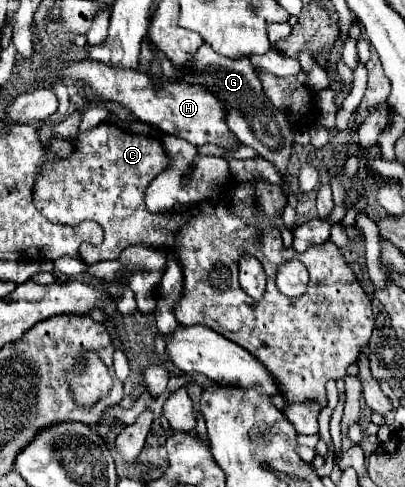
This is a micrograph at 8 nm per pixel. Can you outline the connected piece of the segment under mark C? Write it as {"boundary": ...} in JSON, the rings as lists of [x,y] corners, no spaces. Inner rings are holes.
{"boundary":[[[100,123],[96,129],[90,129],[86,133],[78,133],[72,143],[76,145],[72,157],[58,159],[54,163],[48,163],[42,173],[36,179],[34,185],[34,205],[36,209],[50,221],[50,223],[62,223],[70,227],[78,227],[82,221],[96,221],[104,231],[104,241],[100,245],[80,245],[80,257],[86,265],[96,265],[100,261],[116,261],[120,253],[130,245],[144,245],[152,249],[168,249],[178,255],[178,261],[182,263],[182,275],[184,275],[184,293],[174,303],[172,311],[182,327],[192,325],[204,325],[214,329],[216,333],[224,335],[226,339],[238,343],[240,347],[248,349],[258,357],[264,367],[278,379],[282,395],[296,403],[306,399],[316,399],[320,405],[326,407],[326,391],[324,385],[328,379],[342,379],[346,375],[346,367],[352,365],[358,359],[358,353],[362,347],[368,345],[372,329],[374,329],[374,315],[372,315],[372,303],[370,297],[364,293],[362,285],[358,283],[354,271],[344,261],[344,255],[340,249],[326,241],[324,245],[310,247],[304,253],[296,253],[292,249],[282,247],[280,229],[272,225],[274,219],[282,217],[282,211],[286,207],[286,195],[278,185],[272,185],[266,179],[252,179],[248,181],[254,187],[254,205],[260,215],[252,217],[250,223],[244,223],[232,209],[230,203],[226,203],[226,197],[232,191],[234,181],[226,181],[226,185],[214,185],[210,191],[212,201],[212,213],[208,203],[192,205],[184,211],[166,211],[166,213],[150,213],[144,205],[144,189],[146,185],[164,169],[170,167],[170,157],[166,157],[166,151],[162,143],[154,137],[134,135],[128,133],[116,125]],[[242,255],[254,255],[264,271],[266,271],[266,291],[260,301],[254,301],[248,297],[238,283],[238,259]],[[298,259],[307,268],[309,283],[306,293],[302,297],[290,299],[282,295],[276,287],[276,273],[280,269],[280,263]]]}

